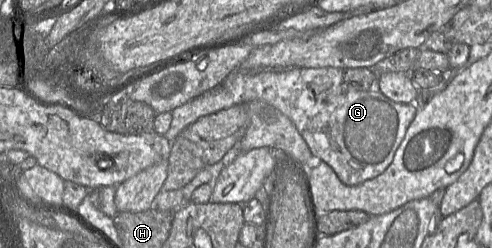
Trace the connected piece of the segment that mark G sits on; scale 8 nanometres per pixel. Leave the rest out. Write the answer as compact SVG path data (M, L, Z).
M335 67L288 68L257 72L233 71L217 87L171 110L171 125L163 136L172 142L185 128L203 116L236 105L248 104L251 101L263 101L291 120L314 157L328 164L344 184L356 186L377 177L391 164L409 125L415 118L417 105L394 102L382 94L377 87L370 90L347 90L347 87L343 86L342 89L342 81L343 70Z

